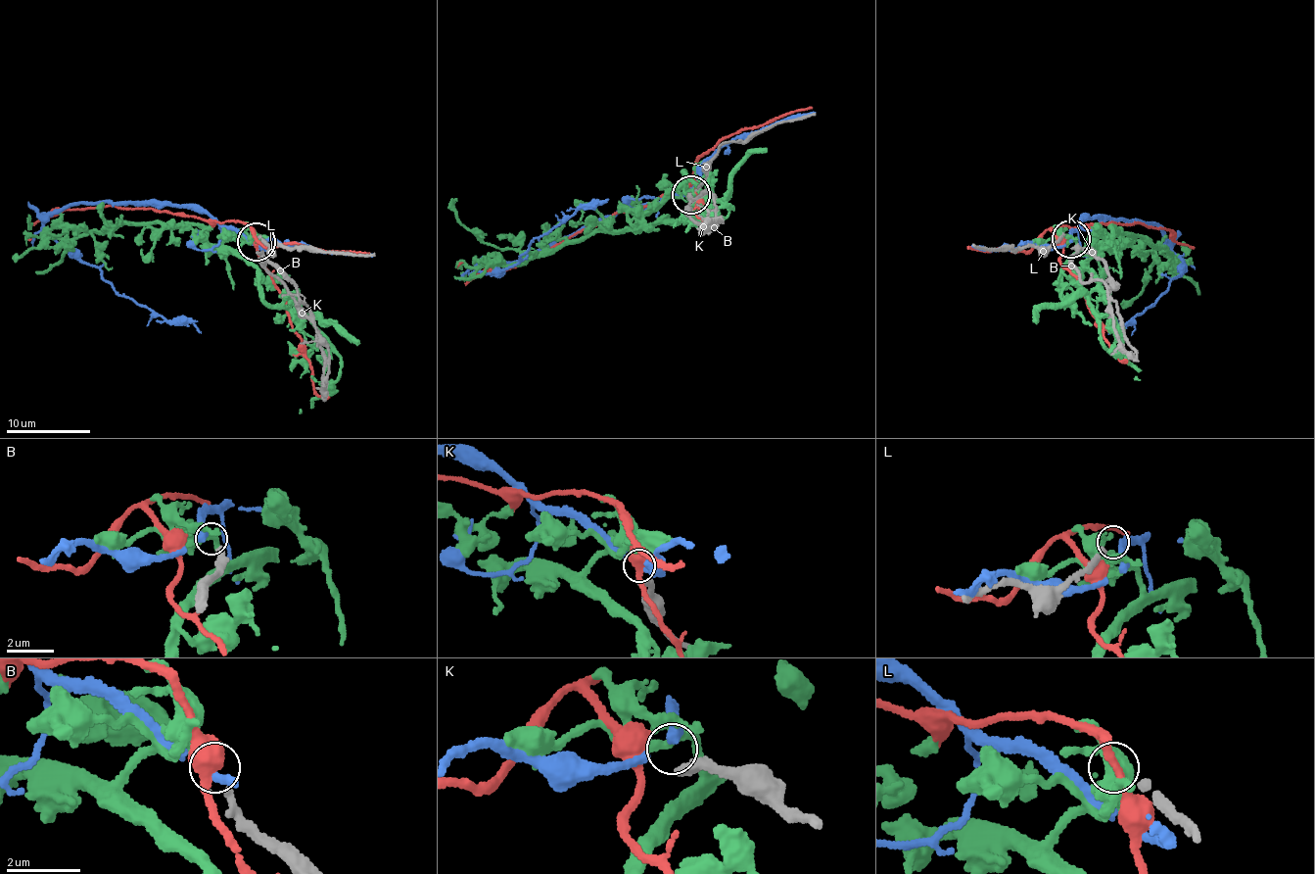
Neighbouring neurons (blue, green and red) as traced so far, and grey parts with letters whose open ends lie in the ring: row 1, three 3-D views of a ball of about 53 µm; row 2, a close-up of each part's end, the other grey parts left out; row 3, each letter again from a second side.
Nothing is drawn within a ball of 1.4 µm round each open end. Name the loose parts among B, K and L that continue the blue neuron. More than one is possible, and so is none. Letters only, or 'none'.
K

